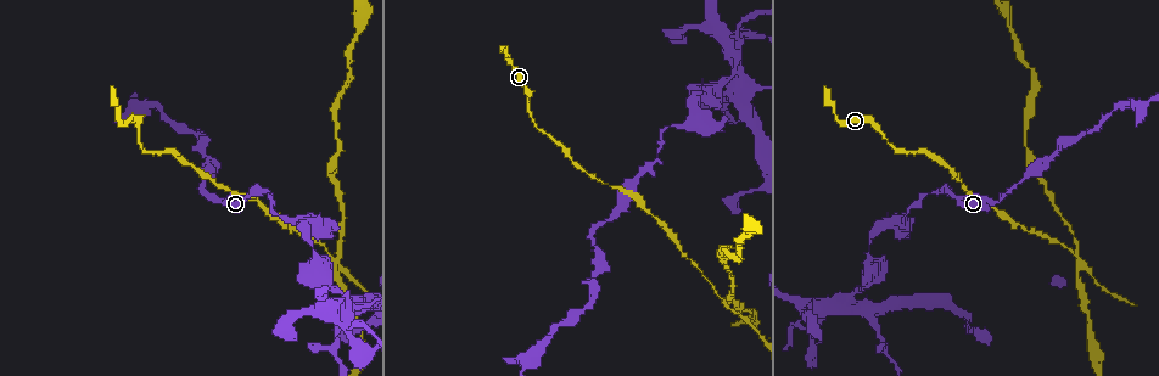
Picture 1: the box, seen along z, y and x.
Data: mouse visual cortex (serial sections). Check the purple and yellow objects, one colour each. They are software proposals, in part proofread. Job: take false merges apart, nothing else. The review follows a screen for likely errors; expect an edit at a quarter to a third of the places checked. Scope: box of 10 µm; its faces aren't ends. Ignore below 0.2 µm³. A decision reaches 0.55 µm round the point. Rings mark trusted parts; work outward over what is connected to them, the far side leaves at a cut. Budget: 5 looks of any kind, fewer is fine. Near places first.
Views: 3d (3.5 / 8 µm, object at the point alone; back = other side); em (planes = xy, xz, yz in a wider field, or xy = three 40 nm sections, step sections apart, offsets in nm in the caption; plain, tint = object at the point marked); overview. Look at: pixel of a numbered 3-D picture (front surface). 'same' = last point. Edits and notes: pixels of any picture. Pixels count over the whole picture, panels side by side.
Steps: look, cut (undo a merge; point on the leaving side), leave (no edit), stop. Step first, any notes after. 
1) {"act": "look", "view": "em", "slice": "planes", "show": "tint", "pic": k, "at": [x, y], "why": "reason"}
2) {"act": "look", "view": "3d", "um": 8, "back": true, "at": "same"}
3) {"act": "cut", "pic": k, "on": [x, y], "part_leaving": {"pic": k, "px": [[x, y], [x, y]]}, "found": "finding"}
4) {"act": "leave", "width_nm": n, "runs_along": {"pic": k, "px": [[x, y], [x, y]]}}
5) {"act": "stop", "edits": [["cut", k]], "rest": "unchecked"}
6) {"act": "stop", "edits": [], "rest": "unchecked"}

{"act": "look", "view": "3d", "um": 3.5, "back": true, "pic": 1, "at": [893, 220], "why": "abrupt turn"}

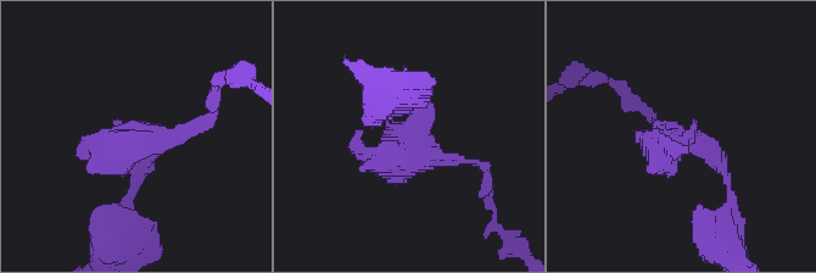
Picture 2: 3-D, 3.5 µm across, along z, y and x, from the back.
{"act": "look", "view": "em", "slice": "xy", "step": 5, "show": "tint", "pic": 2, "at": [139, 137]}

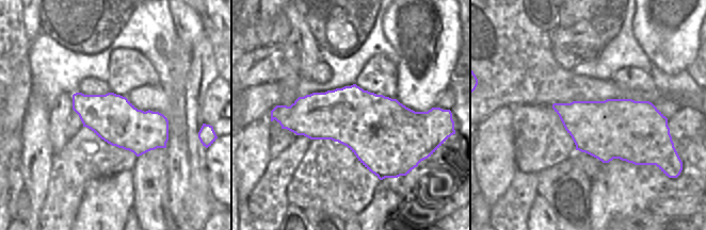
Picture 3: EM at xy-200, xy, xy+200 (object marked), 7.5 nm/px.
{"act": "leave", "found": "continuous, no second cell"}

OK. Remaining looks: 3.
{"act": "look", "view": "3d", "um": 3.5, "pic": 1, "at": [816, 312], "why": "four arms meet"}

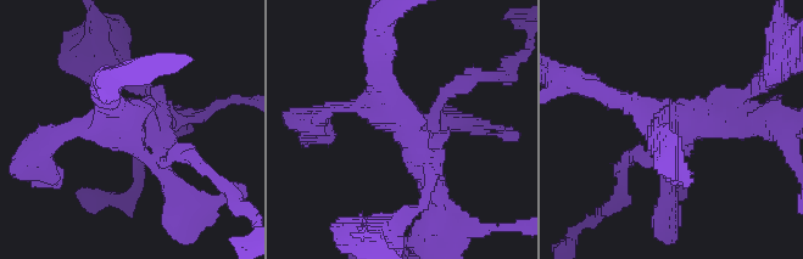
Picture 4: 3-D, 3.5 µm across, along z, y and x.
{"act": "look", "view": "em", "slice": "xy", "step": 5, "show": "tint", "pic": 4, "at": [682, 128], "why": "need the tissue"}

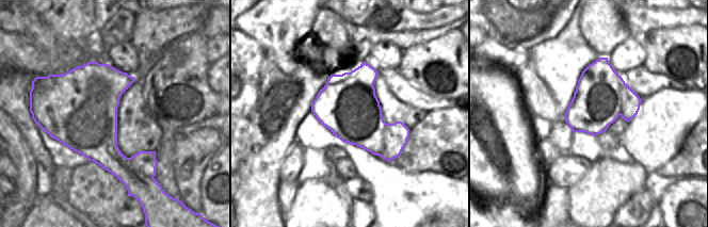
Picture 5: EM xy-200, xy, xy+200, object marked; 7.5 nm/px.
{"act": "cut", "pic": 4, "on": [462, 219], "part_leaving": {"pic": 4, "px": [[156, 106], [149, 124], [96, 131]]}, "found": "a second cell is stuck on"}

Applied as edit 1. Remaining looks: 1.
{"act": "stop", "edits": [["cut", 4]], "rest": "unchecked"}

